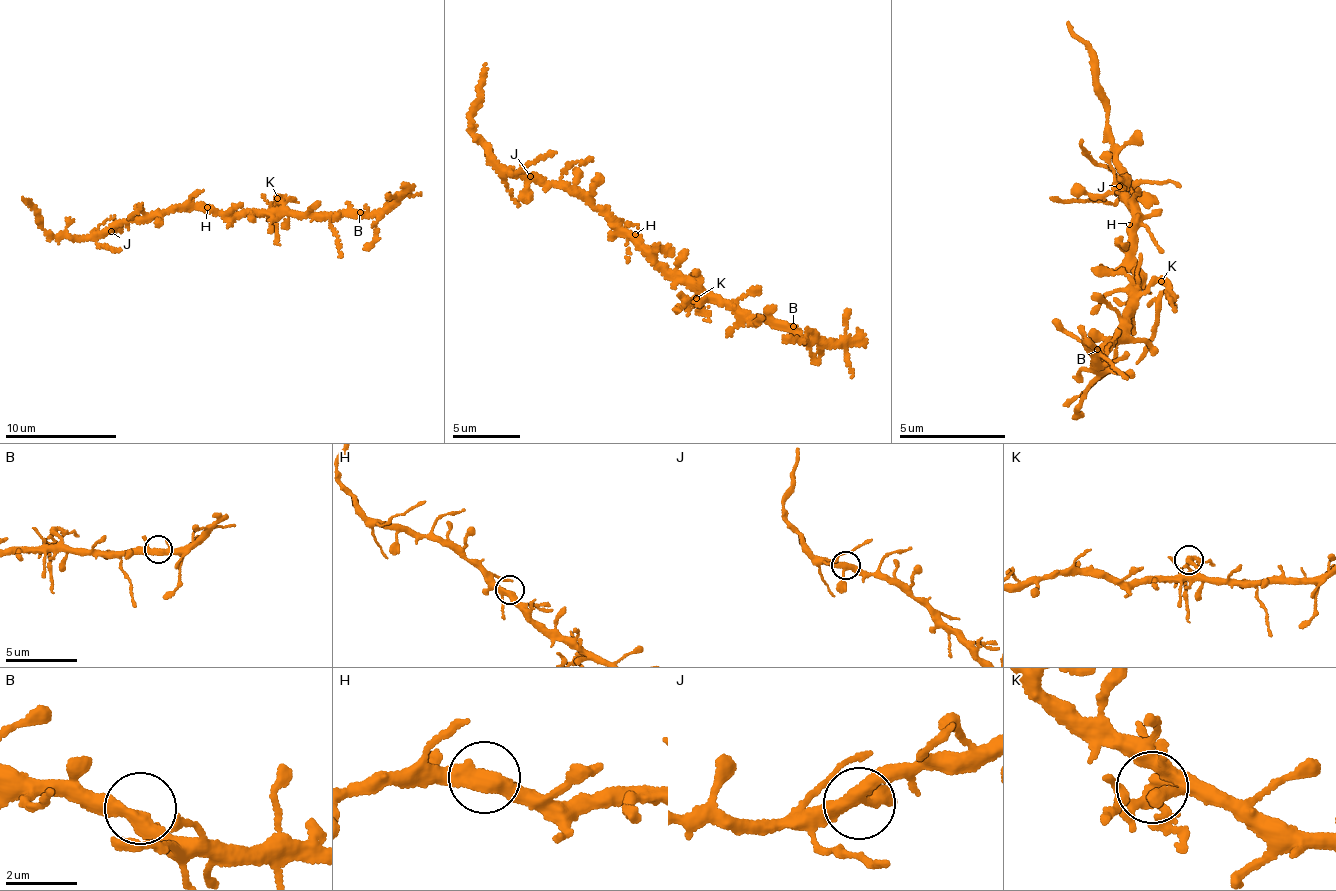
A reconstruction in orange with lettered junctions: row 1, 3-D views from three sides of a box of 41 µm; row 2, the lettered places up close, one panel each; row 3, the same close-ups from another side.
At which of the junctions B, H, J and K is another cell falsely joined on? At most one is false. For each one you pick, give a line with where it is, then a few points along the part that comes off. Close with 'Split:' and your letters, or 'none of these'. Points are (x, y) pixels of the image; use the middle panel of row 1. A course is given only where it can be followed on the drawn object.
K: (696, 298) | (696, 298), (681, 305), (676, 313), (680, 311)
Split: K

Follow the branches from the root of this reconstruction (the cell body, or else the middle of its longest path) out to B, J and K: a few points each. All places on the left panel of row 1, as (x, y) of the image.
B: (210, 208), (235, 217), (249, 213), (323, 219), (341, 215), (353, 217), (360, 212)
J: (210, 208), (156, 211), (136, 222), (126, 220), (111, 231)
K: (210, 208), (235, 217), (273, 213), (281, 207), (277, 197)

